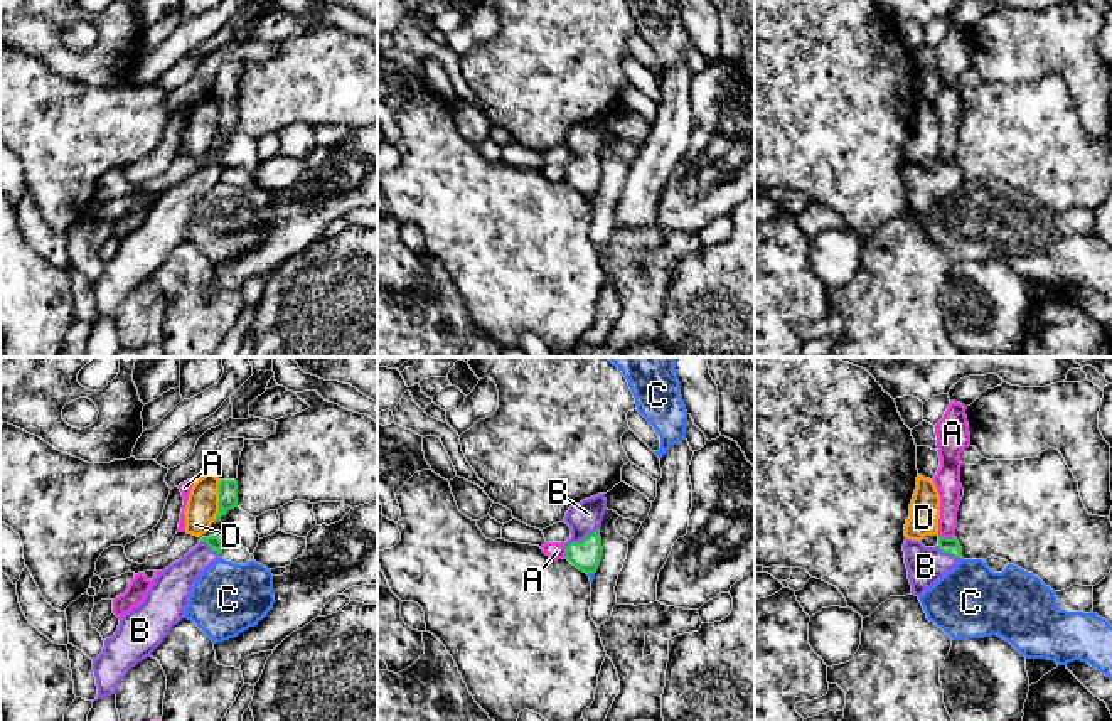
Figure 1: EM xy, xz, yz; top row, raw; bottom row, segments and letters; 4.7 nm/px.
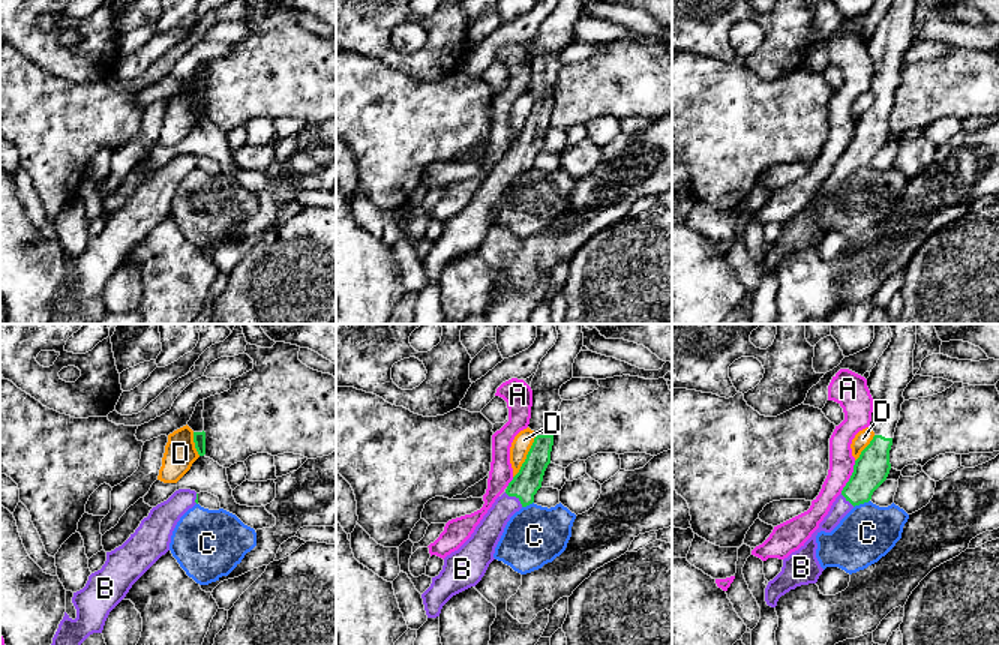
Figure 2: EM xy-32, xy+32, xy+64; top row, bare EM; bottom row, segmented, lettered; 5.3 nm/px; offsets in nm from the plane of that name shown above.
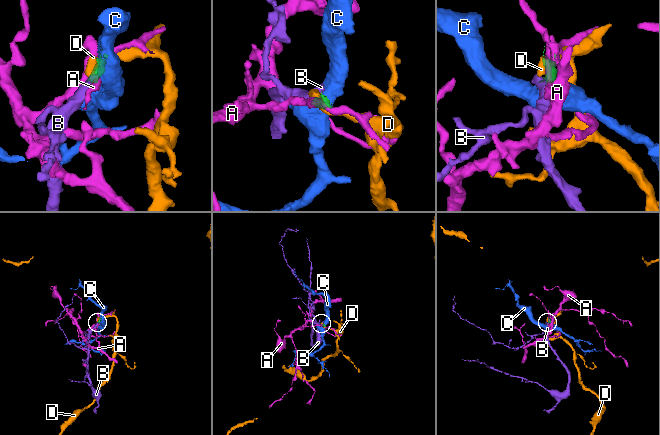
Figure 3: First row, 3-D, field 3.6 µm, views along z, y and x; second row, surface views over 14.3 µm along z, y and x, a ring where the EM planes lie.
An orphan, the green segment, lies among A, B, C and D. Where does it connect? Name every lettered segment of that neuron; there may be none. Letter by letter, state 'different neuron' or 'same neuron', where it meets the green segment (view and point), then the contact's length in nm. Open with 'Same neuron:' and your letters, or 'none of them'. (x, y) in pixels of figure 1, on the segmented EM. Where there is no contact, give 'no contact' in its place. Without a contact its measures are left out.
Same neuron: B
A: different neuron; contact yz (946, 538); length 80 nm
B: same neuron; contact xz (582, 541); length 200 nm
C: different neuron; contact xz (590, 571); length 40 nm
D: different neuron; contact xy (219, 501); length 200 nm

